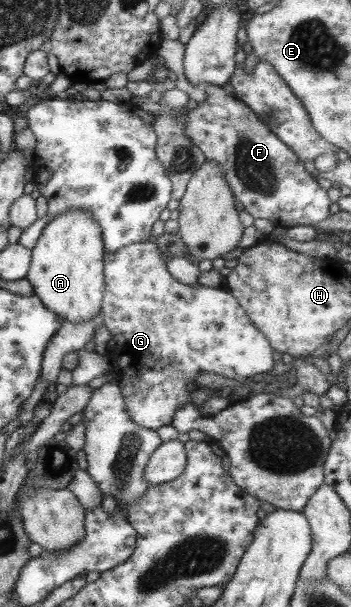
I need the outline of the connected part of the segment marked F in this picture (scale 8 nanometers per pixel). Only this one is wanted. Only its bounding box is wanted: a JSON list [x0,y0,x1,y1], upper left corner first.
[183,84,332,228]

